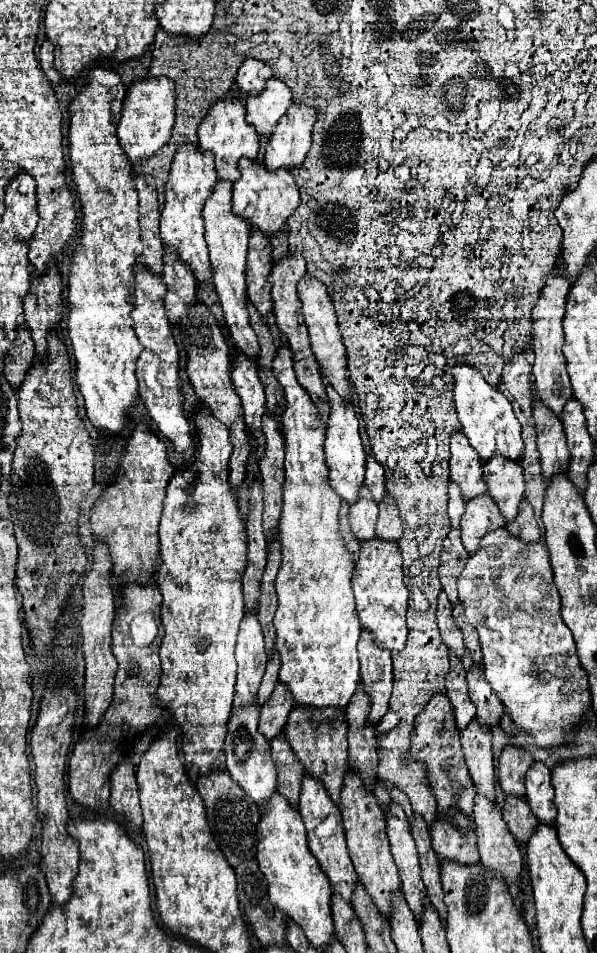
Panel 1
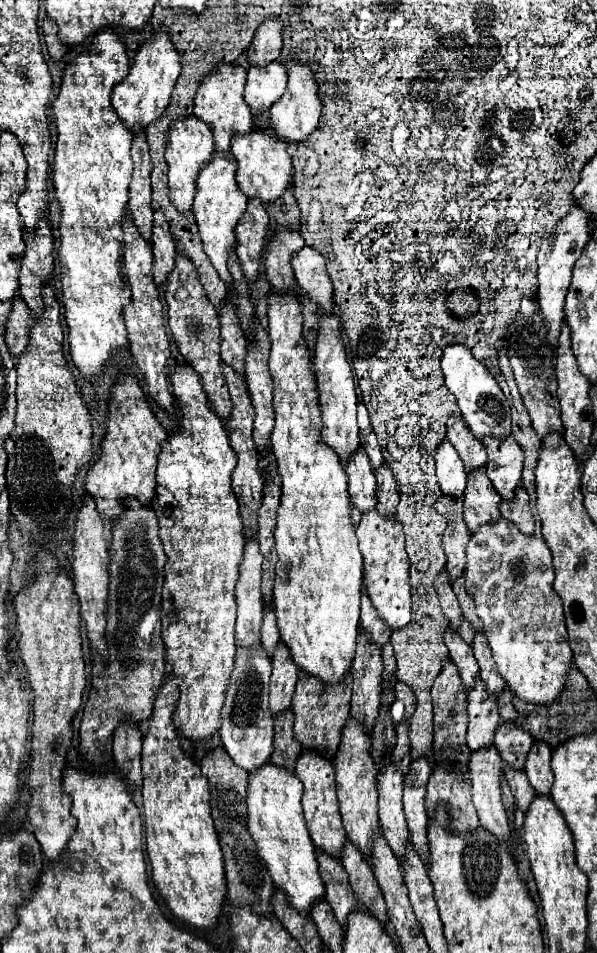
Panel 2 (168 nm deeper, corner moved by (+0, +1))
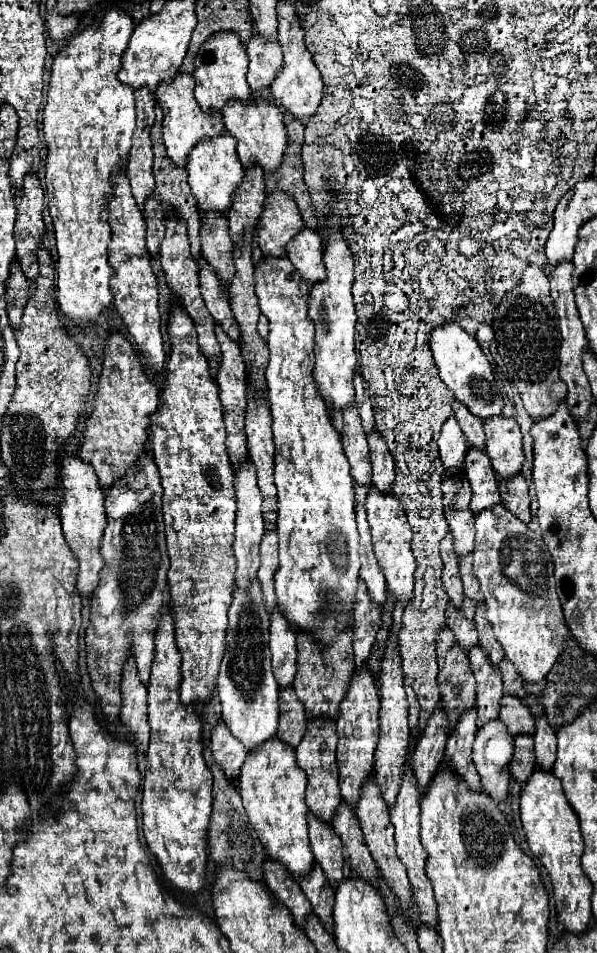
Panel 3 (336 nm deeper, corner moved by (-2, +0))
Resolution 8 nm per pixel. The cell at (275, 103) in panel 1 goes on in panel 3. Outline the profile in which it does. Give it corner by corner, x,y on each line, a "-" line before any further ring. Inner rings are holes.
254,35
246,43
246,51
250,57
248,67
248,83
250,89
256,93
272,85
274,77
282,71
282,49
278,41
262,41
262,37

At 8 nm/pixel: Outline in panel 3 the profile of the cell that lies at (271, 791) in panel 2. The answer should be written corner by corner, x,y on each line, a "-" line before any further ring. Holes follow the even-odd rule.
270,741
270,745
262,745
258,753
250,753
238,777
238,789
266,855
280,861
296,879
310,873
314,869
314,855
308,845
308,807
304,803
306,773
298,767
294,749
286,749
286,745
278,745
278,741

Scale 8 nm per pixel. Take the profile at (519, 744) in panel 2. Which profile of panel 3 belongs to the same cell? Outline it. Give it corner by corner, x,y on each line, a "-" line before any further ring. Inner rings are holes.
512,695
502,697
500,721
506,725
506,729
512,737
534,735
534,717
526,709
526,705

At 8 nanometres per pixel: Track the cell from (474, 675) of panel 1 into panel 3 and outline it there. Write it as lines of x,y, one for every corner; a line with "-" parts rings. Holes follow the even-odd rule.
484,603
476,607
476,617
474,617
474,621
476,621
476,631
478,631
480,647
482,647
484,653
488,655
490,663
498,667
498,665
502,663
502,659
504,659
504,657
502,657
502,647
498,645
492,629
490,629
490,623
488,623
488,619
486,619
486,605
484,605

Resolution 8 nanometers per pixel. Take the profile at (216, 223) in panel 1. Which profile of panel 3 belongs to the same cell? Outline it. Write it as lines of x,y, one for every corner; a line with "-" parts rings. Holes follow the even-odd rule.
228,133
214,137
214,141
202,141
202,145
196,145
190,153
186,171
200,213
222,213
222,215
230,209
232,199
236,197
236,191
246,175
242,163
238,161
238,155
234,153
234,137
230,137

